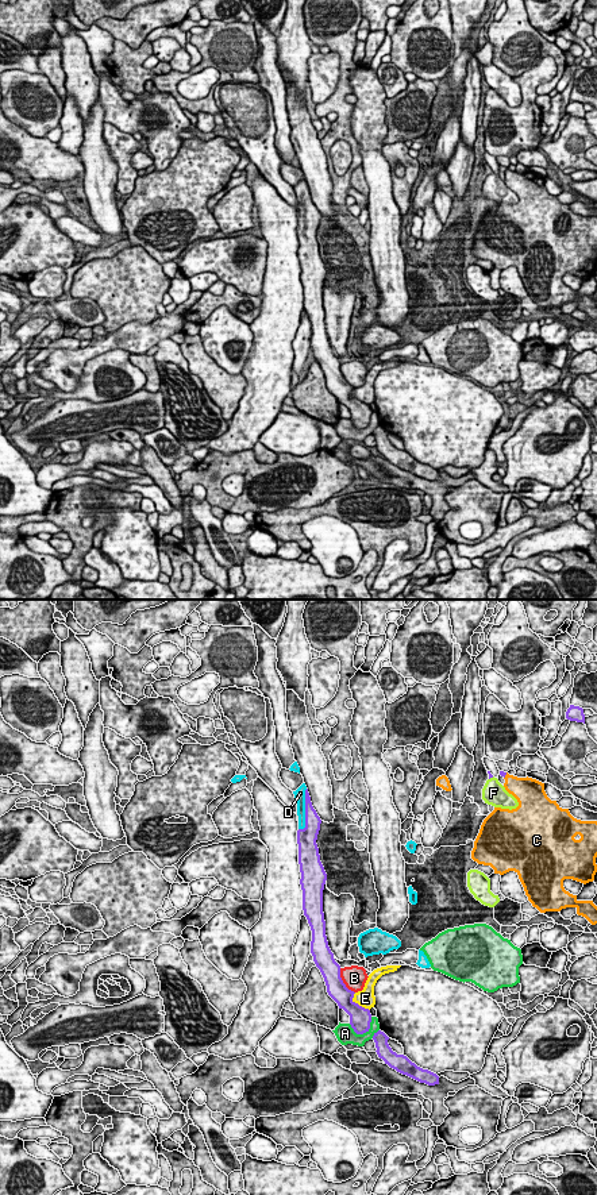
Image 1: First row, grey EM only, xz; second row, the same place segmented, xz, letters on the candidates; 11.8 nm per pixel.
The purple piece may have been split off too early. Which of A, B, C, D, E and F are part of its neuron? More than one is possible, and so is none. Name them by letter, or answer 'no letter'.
D

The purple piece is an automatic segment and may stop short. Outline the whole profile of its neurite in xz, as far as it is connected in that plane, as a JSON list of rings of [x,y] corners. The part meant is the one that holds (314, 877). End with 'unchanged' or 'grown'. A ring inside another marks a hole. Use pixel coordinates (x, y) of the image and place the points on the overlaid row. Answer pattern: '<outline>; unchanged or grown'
[[[305,783],[293,791],[298,816],[298,864],[301,872],[303,910],[312,930],[311,953],[320,970],[328,995],[350,1015],[350,1025],[357,1034],[369,1032],[371,1014],[353,1001],[354,991],[348,990],[340,978],[340,965],[335,961],[326,936],[323,913],[323,890],[327,874],[320,861],[316,844],[321,820],[312,806]]]; grown

